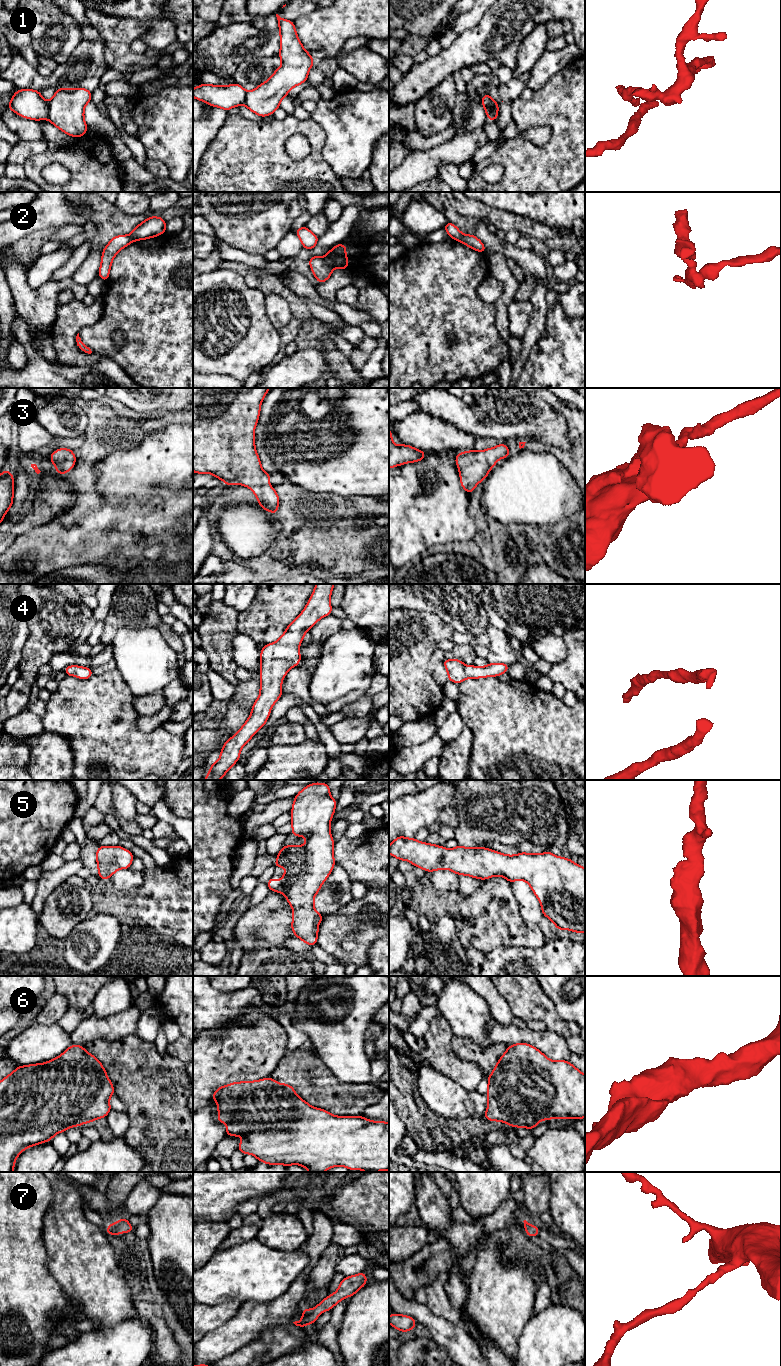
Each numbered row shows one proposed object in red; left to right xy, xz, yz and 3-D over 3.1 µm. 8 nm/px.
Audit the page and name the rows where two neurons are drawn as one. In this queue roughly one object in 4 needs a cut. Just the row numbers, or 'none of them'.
1, 2

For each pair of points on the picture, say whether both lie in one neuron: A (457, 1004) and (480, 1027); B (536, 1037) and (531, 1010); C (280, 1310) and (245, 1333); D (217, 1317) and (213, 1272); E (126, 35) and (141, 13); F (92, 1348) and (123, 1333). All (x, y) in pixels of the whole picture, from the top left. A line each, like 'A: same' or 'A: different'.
A: same
B: different
C: same
D: different
E: different
F: same

